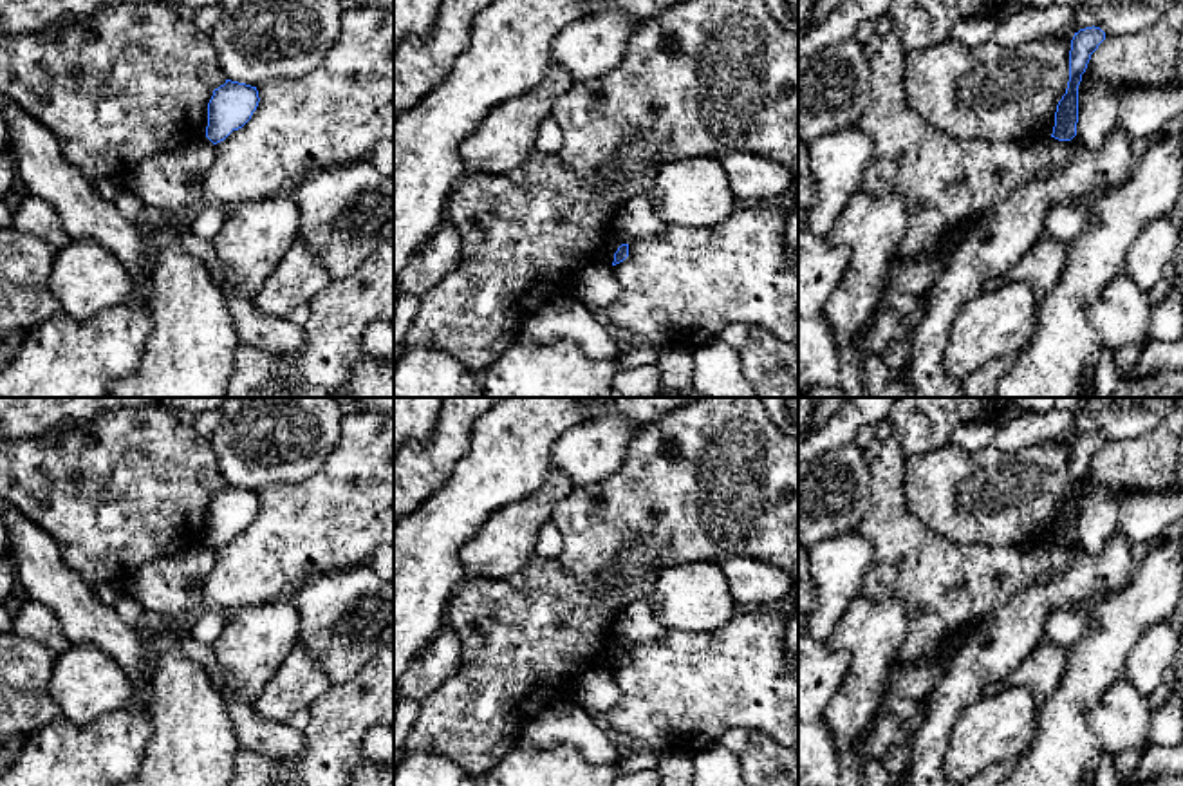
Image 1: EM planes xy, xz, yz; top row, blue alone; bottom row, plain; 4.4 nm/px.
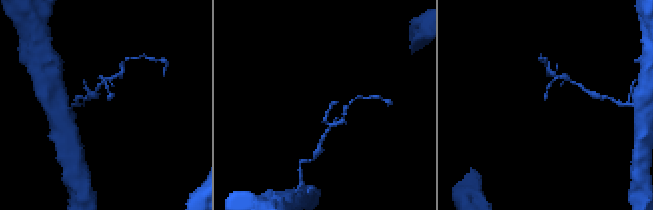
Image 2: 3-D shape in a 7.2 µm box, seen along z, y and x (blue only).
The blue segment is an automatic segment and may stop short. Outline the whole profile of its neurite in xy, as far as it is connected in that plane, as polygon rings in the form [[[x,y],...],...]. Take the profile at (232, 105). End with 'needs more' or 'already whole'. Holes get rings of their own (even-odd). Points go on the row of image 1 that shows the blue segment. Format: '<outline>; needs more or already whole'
[[[226,80],[224,85],[213,90],[208,103],[206,137],[213,145],[224,141],[251,119],[258,101],[256,87]]]; already whole

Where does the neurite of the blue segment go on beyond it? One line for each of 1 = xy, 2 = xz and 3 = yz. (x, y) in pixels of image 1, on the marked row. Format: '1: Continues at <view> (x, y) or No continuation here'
1: No continuation here
2: No continuation here
3: No continuation here

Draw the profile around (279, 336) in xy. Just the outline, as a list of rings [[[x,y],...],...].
[[[191,231],[182,237],[184,249],[208,267],[222,289],[242,345],[273,356],[298,356],[303,347],[303,325],[287,318],[273,318],[255,304],[255,293],[240,293],[229,282],[229,273],[215,253],[211,240]]]

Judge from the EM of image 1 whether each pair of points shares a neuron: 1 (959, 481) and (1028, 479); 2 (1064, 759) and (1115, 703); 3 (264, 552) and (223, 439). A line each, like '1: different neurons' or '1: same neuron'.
1: same neuron
2: different neurons
3: different neurons

